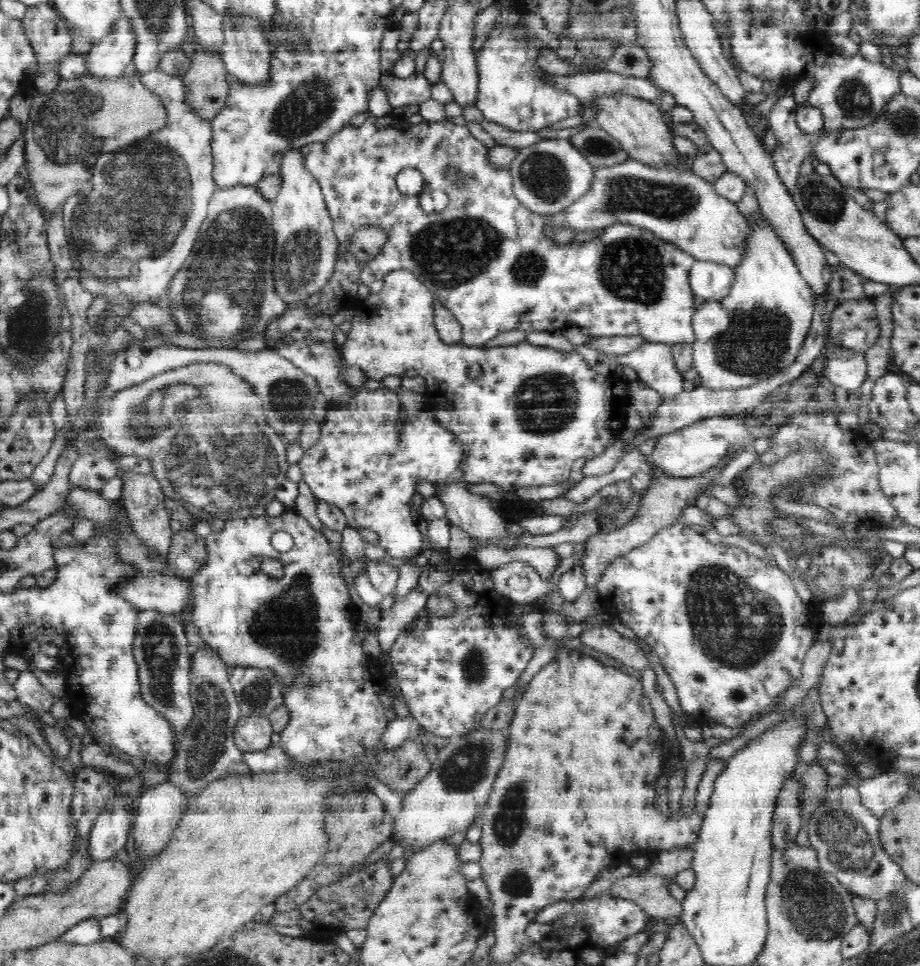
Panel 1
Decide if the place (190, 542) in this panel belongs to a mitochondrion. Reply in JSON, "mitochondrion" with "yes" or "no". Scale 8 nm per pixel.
{"mitochondrion":"no"}

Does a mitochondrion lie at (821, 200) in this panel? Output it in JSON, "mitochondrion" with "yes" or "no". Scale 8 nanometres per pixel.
{"mitochondrion":"yes"}

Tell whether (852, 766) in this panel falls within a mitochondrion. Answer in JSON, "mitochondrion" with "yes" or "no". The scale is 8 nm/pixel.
{"mitochondrion":"no"}

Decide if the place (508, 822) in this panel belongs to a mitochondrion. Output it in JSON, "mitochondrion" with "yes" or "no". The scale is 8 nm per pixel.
{"mitochondrion":"yes"}

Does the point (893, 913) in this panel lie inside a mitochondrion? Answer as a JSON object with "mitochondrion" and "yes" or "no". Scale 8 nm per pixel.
{"mitochondrion":"yes"}

